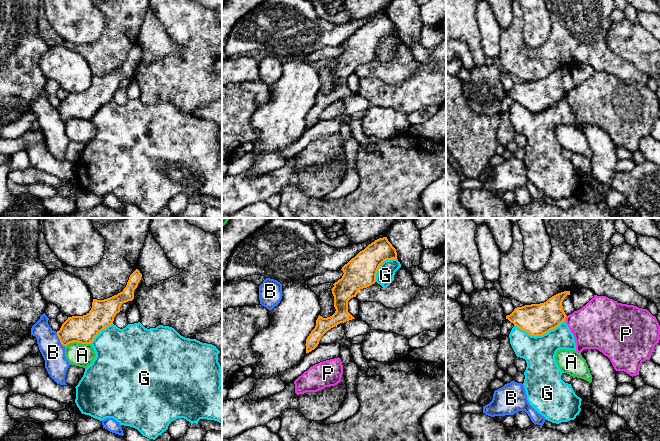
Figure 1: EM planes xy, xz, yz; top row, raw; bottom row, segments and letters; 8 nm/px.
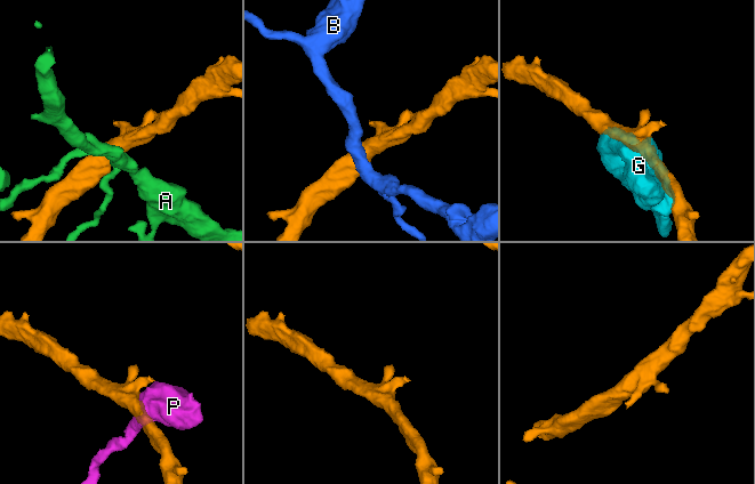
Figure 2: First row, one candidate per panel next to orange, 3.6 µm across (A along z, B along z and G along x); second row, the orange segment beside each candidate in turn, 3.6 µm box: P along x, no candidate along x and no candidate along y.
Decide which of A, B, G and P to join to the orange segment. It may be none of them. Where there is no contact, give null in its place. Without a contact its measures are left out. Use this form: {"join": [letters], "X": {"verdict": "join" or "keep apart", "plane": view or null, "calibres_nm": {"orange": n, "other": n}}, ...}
{"join": [], "A": {"verdict": "keep apart", "plane": "xy", "calibres_nm": {"orange": 220, "other": 190}}, "B": {"verdict": "keep apart", "plane": "xy", "calibres_nm": {"orange": 220, "other": 190}}, "G": {"verdict": "keep apart", "plane": "yz", "calibres_nm": {"orange": 260, "other": 260}}, "P": {"verdict": "keep apart", "plane": "yz", "calibres_nm": {"orange": 260, "other": 360}}}

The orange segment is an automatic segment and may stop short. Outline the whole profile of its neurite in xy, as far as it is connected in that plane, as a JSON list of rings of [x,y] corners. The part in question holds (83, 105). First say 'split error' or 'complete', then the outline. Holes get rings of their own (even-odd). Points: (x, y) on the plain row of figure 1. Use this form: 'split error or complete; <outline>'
complete; [[[136,45],[122,68],[104,76],[93,75],[92,84],[86,91],[68,93],[57,107],[61,120],[65,123],[73,118],[91,120],[103,105],[113,100],[121,81],[134,75],[134,66],[141,53],[142,50]]]

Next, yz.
complete; [[[570,67],[558,69],[544,79],[517,83],[506,95],[531,112],[542,112],[565,97],[562,78],[567,71]]]

